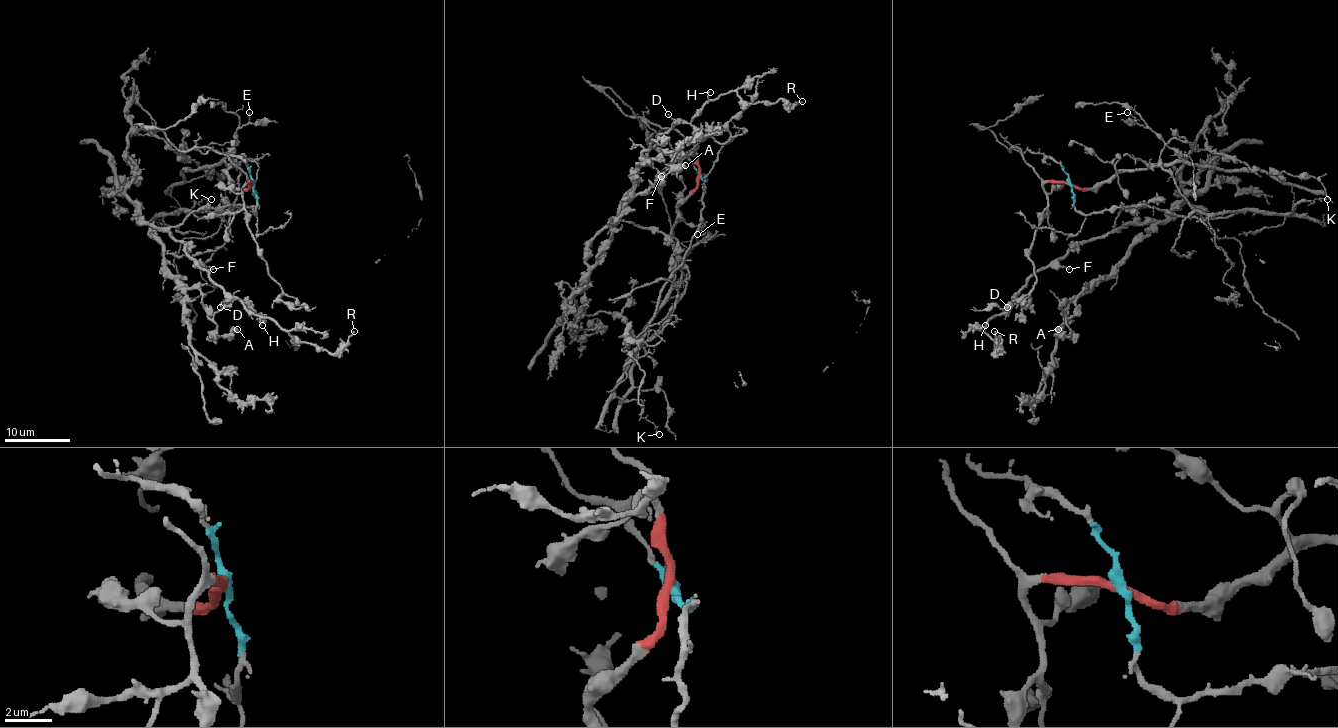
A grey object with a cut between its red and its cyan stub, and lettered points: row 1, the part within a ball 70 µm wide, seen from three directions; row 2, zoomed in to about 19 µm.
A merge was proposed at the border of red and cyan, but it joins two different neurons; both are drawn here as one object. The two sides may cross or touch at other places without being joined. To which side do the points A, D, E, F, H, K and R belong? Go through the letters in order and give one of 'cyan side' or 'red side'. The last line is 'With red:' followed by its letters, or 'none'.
A: cyan side
D: cyan side
E: red side
F: cyan side
H: cyan side
K: cyan side
R: cyan side
With red: E

